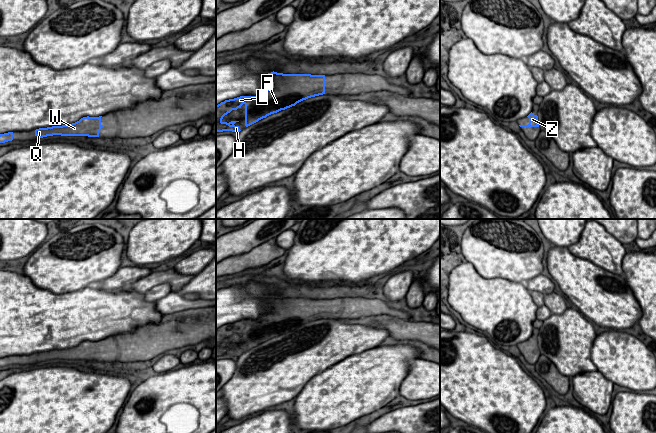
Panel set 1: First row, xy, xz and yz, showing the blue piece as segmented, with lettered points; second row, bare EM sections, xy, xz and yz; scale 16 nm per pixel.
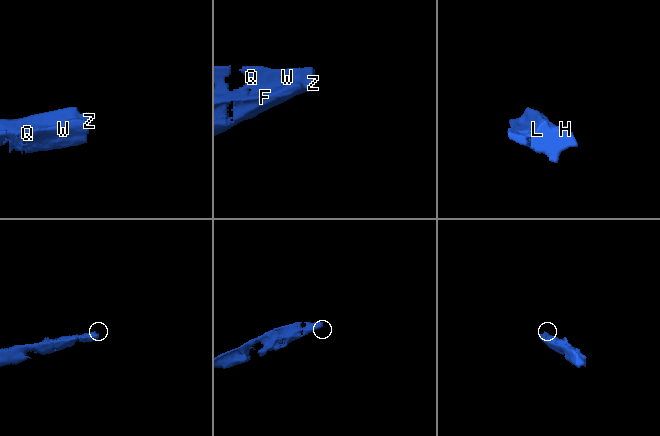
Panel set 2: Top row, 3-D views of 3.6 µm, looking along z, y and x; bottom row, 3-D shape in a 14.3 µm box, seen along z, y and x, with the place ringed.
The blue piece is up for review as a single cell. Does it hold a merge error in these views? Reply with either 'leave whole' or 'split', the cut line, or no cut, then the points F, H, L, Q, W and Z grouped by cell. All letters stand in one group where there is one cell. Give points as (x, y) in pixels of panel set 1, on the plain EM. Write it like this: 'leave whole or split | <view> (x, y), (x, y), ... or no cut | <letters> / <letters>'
leave whole | no cut | F H L Q W Z

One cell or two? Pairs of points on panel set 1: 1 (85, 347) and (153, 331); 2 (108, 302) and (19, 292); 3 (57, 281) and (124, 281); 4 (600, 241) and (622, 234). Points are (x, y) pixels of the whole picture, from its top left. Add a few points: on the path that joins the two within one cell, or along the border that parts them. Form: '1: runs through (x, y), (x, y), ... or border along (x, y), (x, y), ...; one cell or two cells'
1: runs through (102, 347), (136, 346); one cell
2: runs through (86, 304), (41, 304); one cell
3: border along (120, 267), (102, 281); two cells
4: border along (605, 229), (622, 244); two cells

